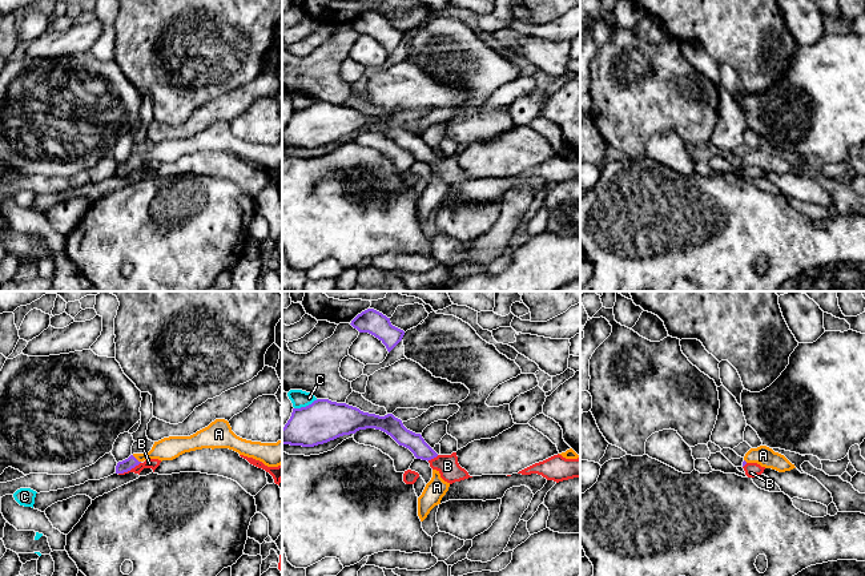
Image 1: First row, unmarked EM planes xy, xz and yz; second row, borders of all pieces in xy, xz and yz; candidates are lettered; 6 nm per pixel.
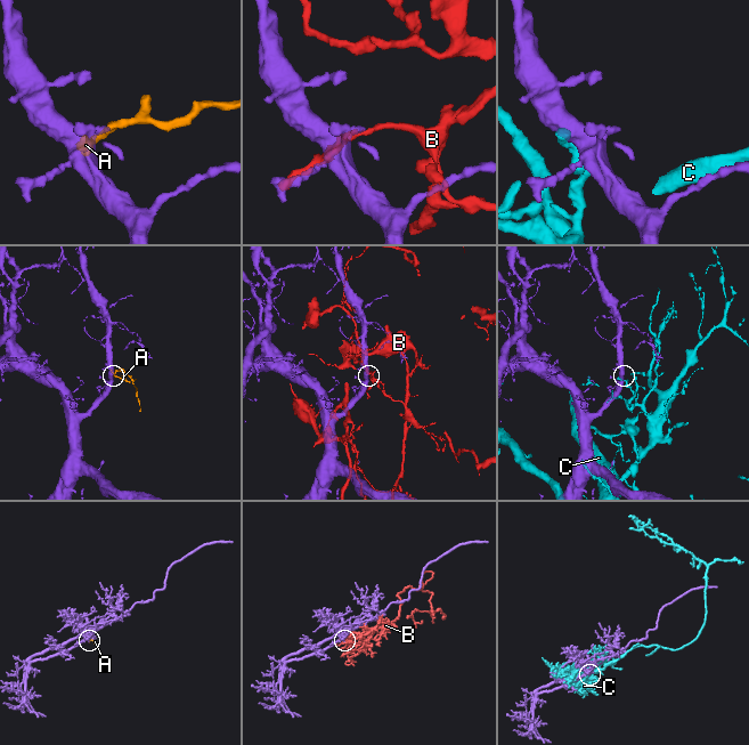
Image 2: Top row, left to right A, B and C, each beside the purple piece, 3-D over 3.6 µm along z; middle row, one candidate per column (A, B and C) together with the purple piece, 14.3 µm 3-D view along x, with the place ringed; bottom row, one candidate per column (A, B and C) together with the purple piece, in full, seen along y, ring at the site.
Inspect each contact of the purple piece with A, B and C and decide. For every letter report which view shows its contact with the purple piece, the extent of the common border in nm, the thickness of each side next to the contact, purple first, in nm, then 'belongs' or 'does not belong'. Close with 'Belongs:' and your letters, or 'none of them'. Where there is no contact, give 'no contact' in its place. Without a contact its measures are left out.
A: meets purple in xy; contact 70 nm long; 70 nm thick on the purple side, 140 nm on the other; belongs
B: meets purple in xy; contact 150 nm long; 70 nm thick on the purple side, 60 nm on the other; does not belong
C: meets purple in xz; contact 160 nm long; 260 nm thick on the purple side, 100 nm on the other; does not belong
Belongs: A

